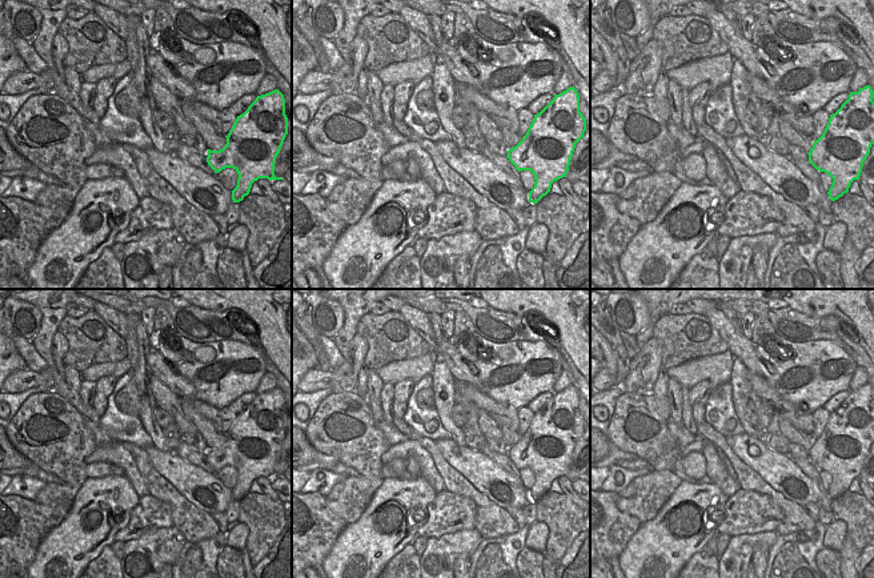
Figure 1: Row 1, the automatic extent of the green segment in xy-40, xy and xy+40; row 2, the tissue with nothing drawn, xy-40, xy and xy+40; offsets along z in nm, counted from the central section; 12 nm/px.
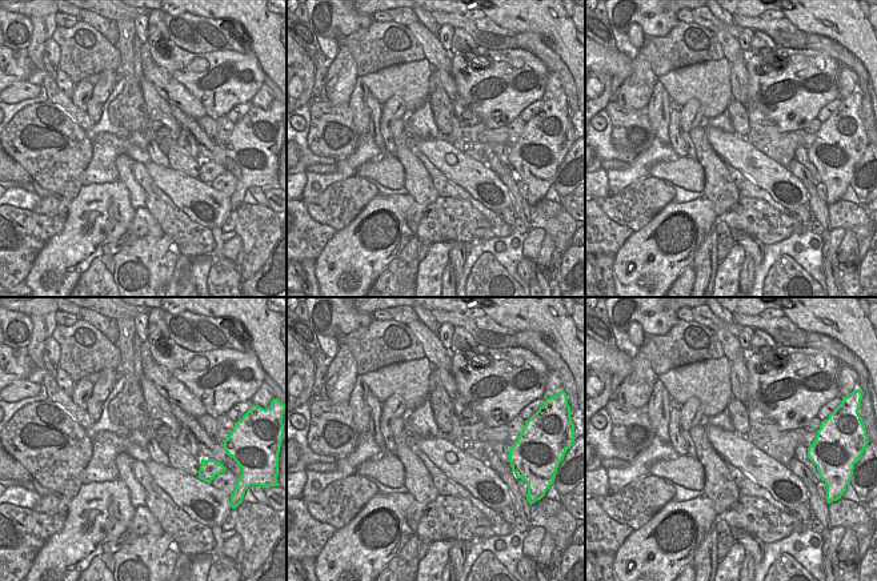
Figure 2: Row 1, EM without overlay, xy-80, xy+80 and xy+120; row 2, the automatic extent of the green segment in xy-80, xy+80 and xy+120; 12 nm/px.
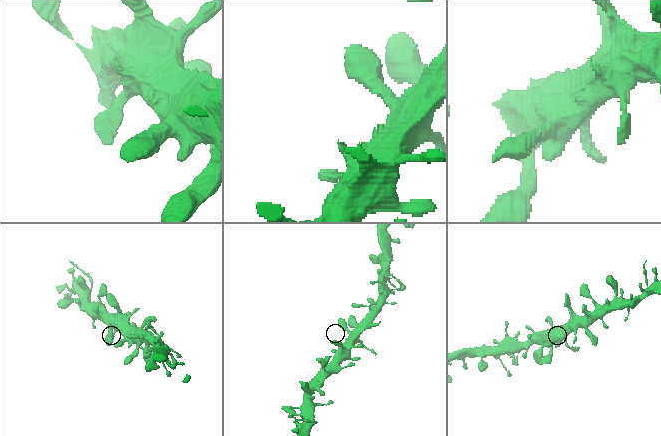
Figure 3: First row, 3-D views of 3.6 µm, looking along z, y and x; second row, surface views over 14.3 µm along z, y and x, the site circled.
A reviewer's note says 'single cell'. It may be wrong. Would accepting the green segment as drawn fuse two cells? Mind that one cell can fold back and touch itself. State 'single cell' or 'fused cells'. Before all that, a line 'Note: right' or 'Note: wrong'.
Note: right
single cell

